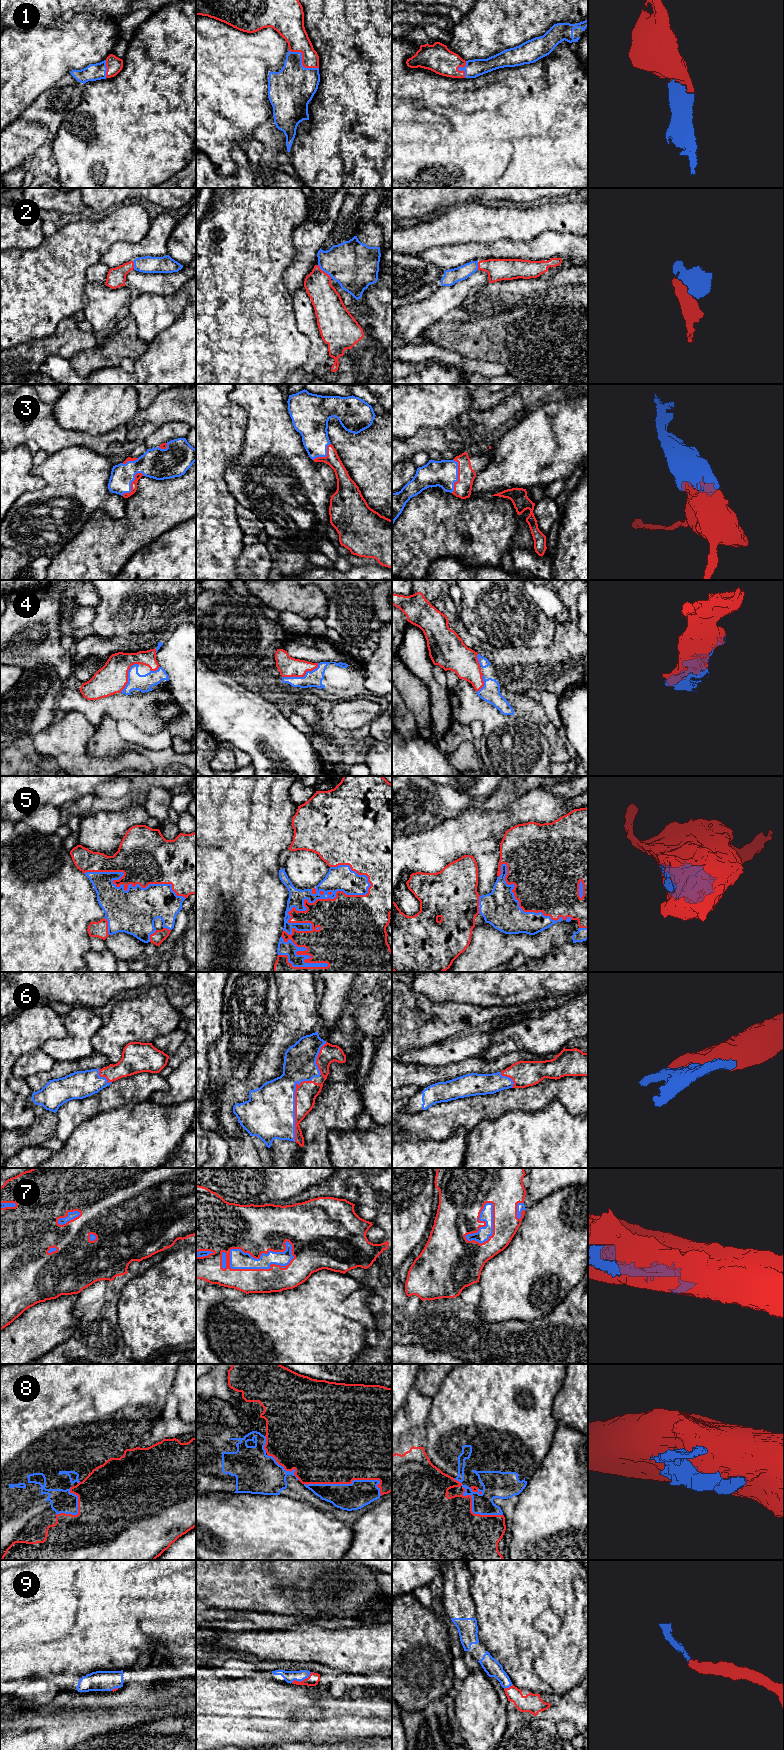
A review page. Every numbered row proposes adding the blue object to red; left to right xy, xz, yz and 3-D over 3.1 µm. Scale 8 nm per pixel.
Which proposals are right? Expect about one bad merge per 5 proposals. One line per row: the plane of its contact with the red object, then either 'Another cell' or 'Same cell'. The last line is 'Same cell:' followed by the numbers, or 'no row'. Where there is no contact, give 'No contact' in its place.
1: Touches red in xz. Same cell
2: Touches red in xz. Same cell
3: Touches red in yz. Same cell
4: Touches red in xz. Same cell
5: Touches red in xz. Same cell
6: Touches red in xz. Same cell
7: Touches red in xz. Same cell
8: Touches red in xz. Same cell
9: Touches red in xz. Same cell
Same cell: 1, 2, 3, 4, 5, 6, 7, 8, 9

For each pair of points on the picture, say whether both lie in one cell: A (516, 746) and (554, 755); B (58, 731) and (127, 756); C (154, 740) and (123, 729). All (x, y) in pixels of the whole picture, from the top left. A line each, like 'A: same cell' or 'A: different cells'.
A: different cells
B: same cell
C: same cell

